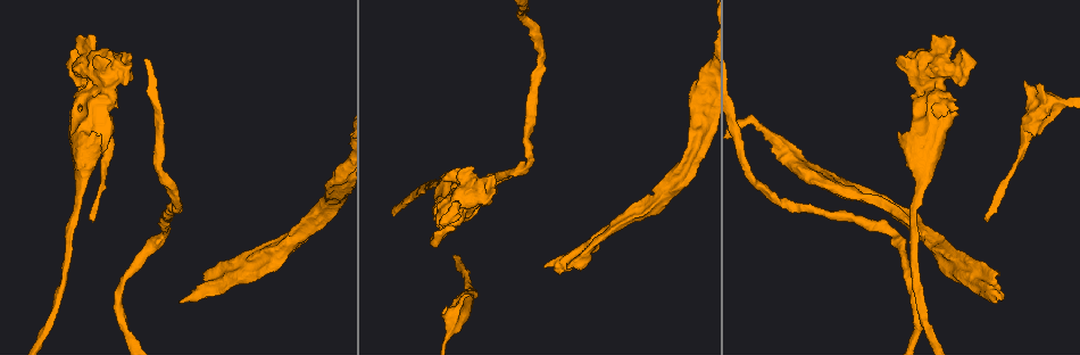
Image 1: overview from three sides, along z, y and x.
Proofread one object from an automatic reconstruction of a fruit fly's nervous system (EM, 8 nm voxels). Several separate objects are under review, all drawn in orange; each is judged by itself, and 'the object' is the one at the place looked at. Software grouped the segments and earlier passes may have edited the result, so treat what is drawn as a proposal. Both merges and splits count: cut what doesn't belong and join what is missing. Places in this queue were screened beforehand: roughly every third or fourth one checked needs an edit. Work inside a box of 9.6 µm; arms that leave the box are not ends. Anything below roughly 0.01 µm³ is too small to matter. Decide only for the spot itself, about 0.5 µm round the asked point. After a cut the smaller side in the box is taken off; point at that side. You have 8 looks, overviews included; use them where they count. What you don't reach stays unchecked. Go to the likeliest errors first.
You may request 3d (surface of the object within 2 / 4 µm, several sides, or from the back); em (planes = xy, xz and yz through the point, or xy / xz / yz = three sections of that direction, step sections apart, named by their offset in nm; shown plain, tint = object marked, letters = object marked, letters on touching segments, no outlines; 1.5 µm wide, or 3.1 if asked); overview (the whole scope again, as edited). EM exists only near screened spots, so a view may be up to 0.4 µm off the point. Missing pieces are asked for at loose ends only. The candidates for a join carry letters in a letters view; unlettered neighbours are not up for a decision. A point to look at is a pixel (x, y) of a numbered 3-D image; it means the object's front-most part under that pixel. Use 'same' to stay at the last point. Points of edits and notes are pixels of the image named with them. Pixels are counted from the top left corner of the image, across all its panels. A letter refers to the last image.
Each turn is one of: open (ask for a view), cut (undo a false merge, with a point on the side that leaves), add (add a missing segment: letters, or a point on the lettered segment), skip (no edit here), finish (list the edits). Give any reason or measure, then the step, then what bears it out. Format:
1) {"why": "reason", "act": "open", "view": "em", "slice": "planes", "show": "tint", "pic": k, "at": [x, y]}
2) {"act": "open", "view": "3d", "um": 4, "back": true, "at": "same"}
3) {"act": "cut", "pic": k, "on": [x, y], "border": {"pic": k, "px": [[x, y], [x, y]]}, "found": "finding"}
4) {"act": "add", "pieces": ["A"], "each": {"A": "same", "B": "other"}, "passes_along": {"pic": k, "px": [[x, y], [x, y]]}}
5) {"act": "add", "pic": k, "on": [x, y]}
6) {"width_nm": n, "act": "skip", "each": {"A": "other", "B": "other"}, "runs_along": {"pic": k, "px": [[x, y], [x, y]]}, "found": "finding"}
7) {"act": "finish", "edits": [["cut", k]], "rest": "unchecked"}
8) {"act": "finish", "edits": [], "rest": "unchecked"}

{"why": "stops while still wide", "act": "open", "view": "3d", "um": 4, "pic": 1, "at": [181, 299]}

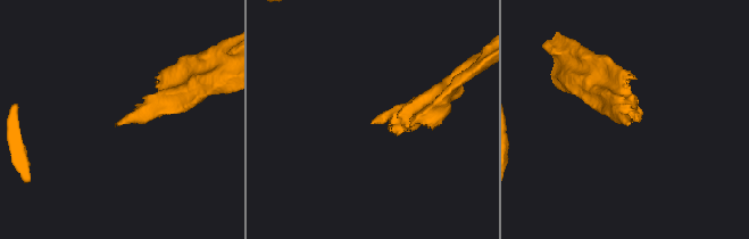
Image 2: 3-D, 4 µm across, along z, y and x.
{"why": "now the EM", "act": "open", "view": "em", "slice": "planes", "show": "letters", "pic": 2, "at": [627, 123]}

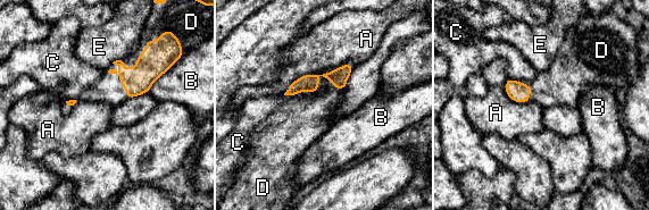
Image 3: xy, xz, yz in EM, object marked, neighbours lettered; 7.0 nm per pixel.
{"longest_contact_nm": ["A", 550], "act": "add", "pic": 3, "on": [108, 90], "each": {"A": "other", "B": "other", "C": "other", "D": "same", "E": "other"}, "found": "the cell continues"}

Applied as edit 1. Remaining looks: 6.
{"why": "an open end", "act": "open", "view": "em", "slice": "planes", "show": "letters", "pic": 1, "at": [455, 255]}

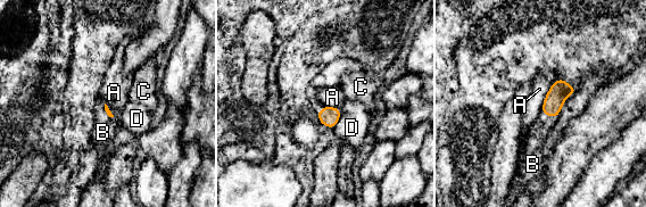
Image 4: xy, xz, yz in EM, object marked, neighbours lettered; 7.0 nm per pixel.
{"act": "add", "pic": 4, "on": [536, 137], "each": {"A": "other", "B": "same", "C": "other", "D": "other"}, "passes_along": {"pic": 4, "px": [[553, 102], [549, 115], [536, 137]]}, "found": "the cell continues"}

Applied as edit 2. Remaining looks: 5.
{"why": "arms part here", "act": "open", "view": "3d", "um": 2, "pic": 1, "at": [469, 297]}

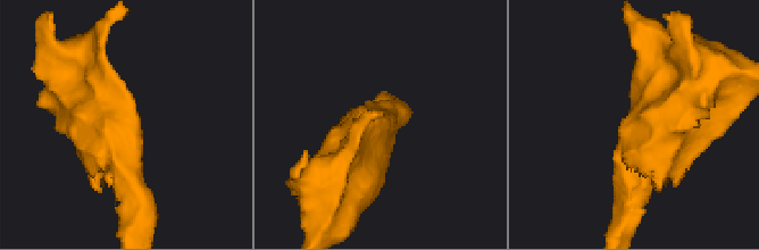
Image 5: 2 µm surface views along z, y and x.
{"act": "open", "view": "em", "slice": "planes", "show": "letters", "pic": 5, "at": [639, 151]}

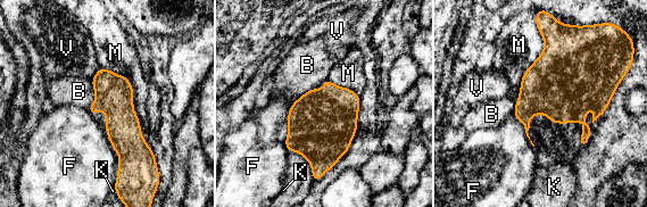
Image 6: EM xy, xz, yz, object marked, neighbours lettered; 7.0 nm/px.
{"width_nm": 280, "longest_contact_nm": ["M", 600], "act": "skip", "each": {"B": "other", "F": "other", "K": "other", "M": "other", "V": "other"}, "found": "one cell here"}

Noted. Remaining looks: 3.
{"act": "finish", "edits": [["add", 3], ["add", 4]], "rest": "unchecked"}

